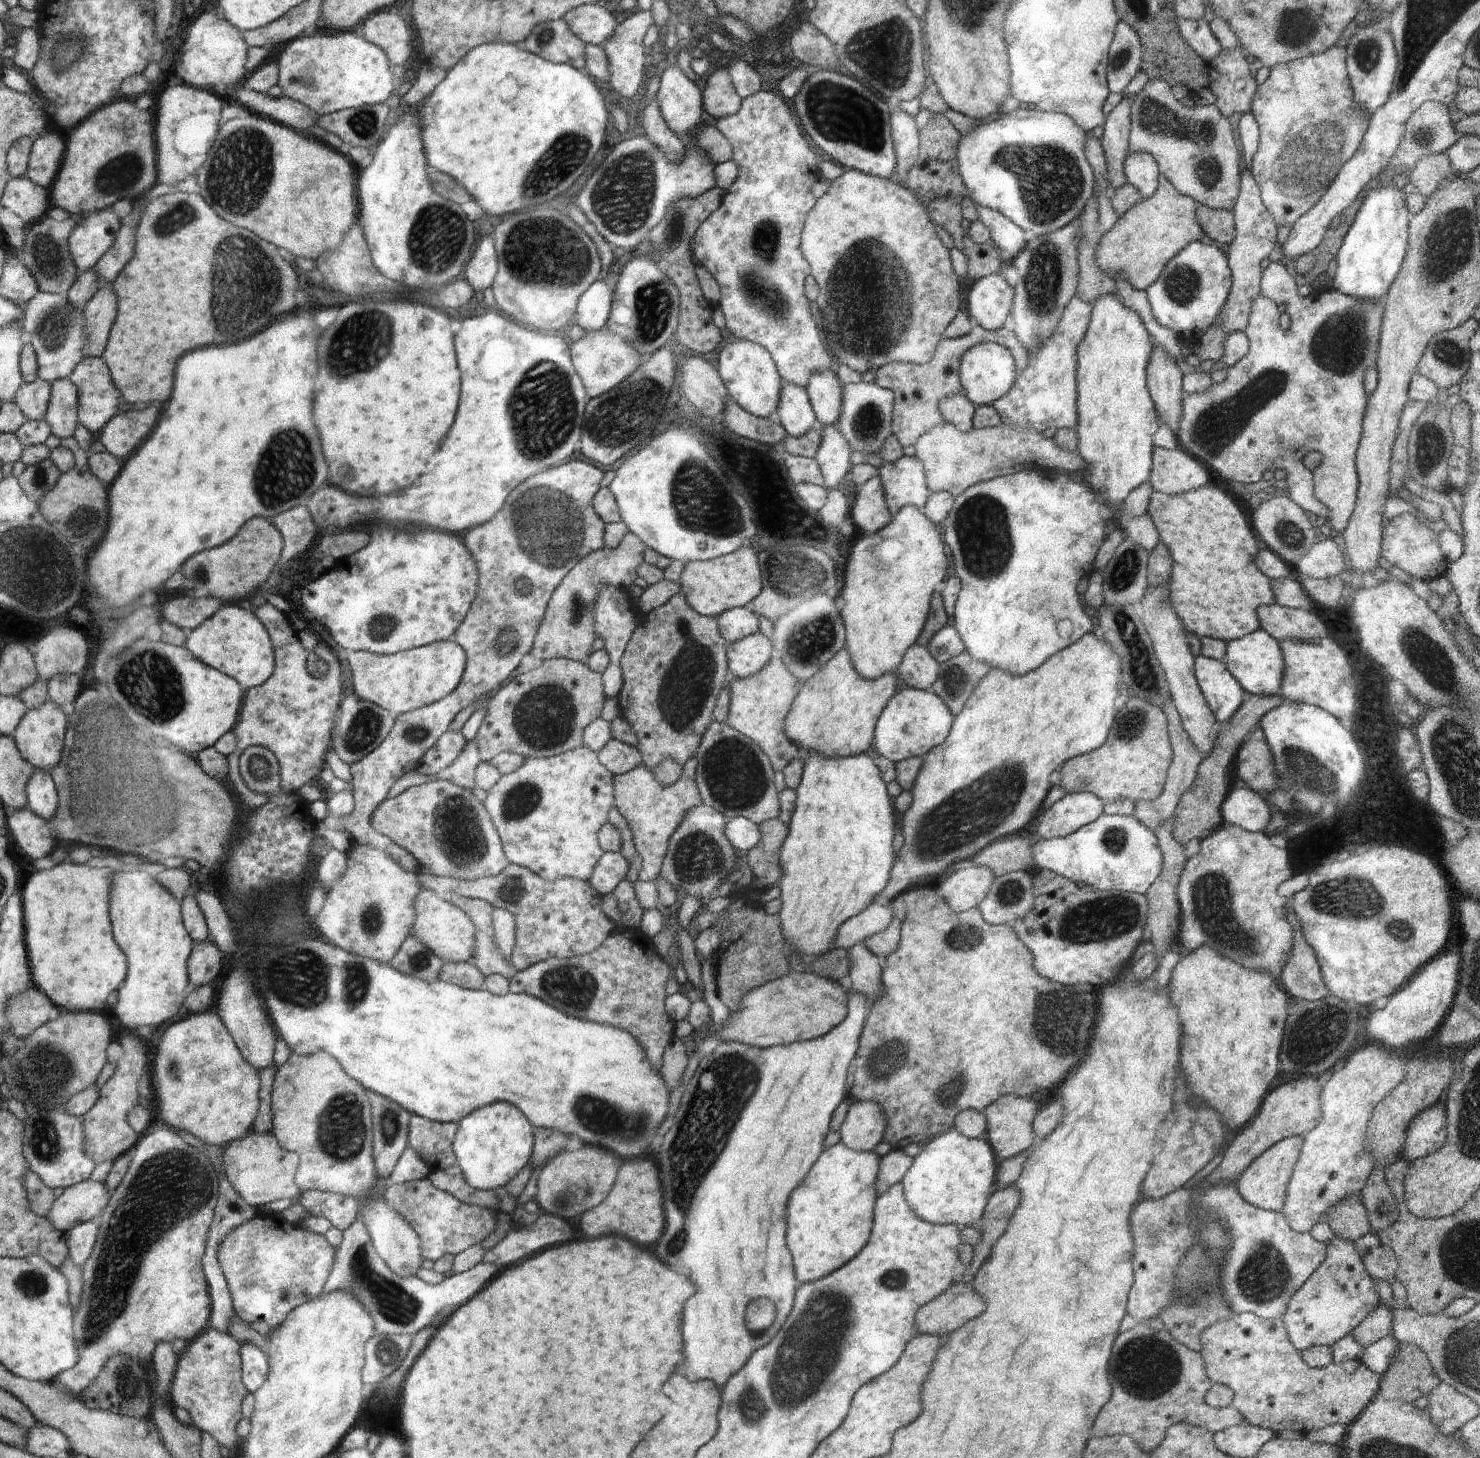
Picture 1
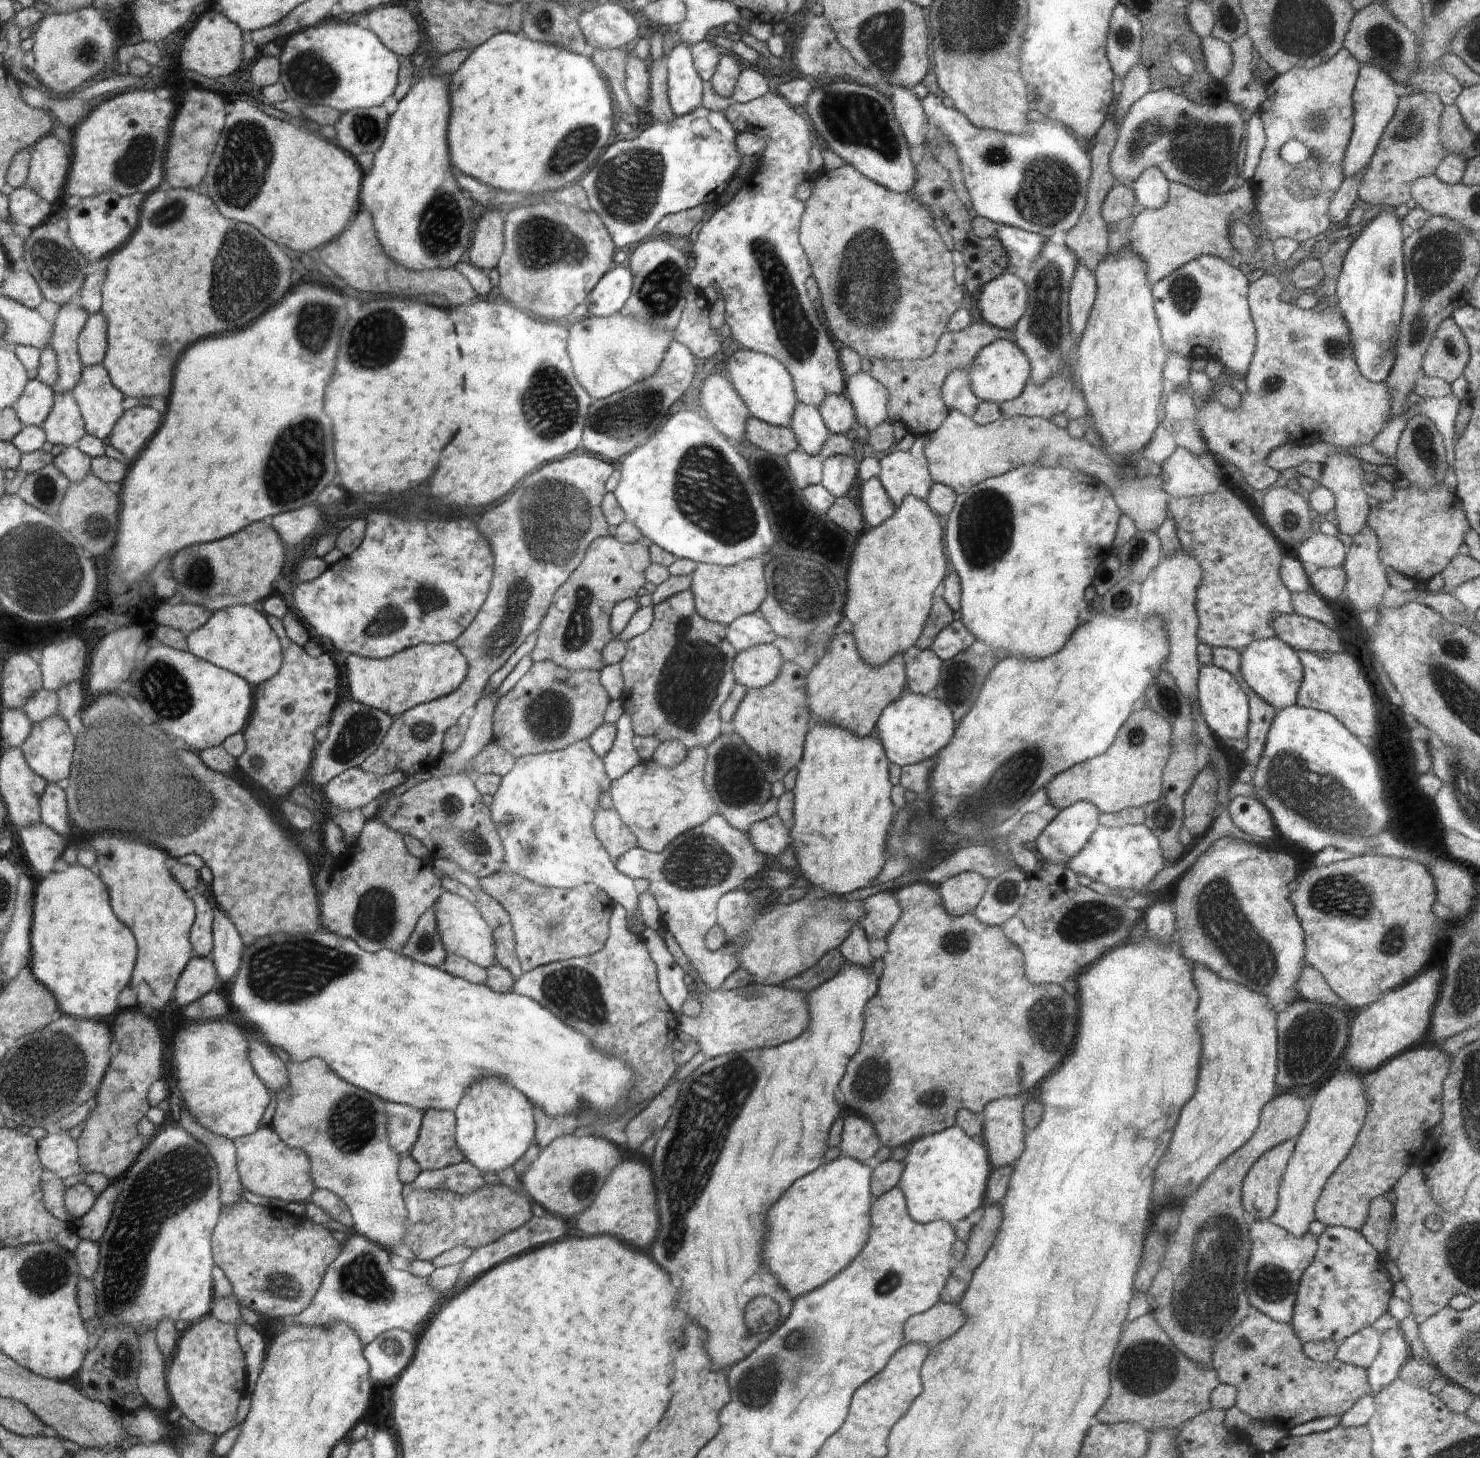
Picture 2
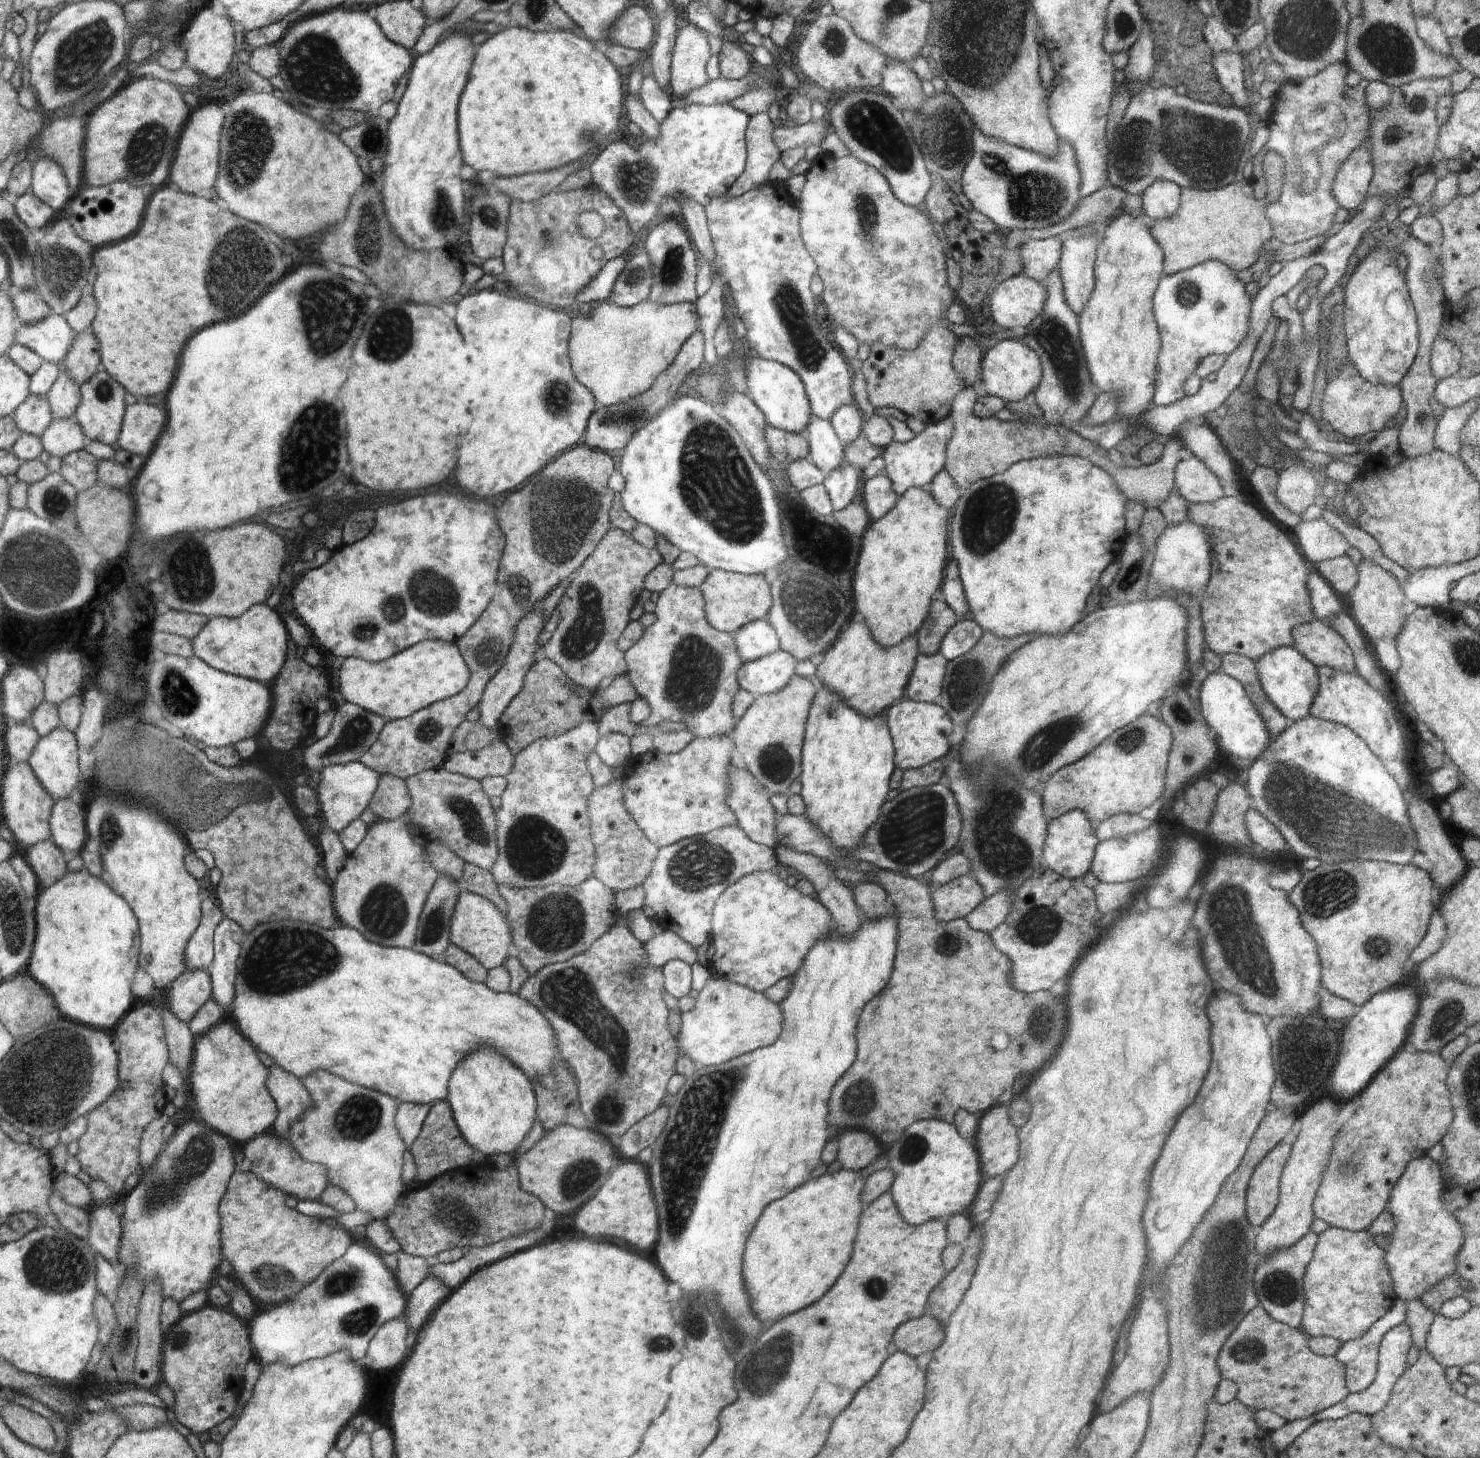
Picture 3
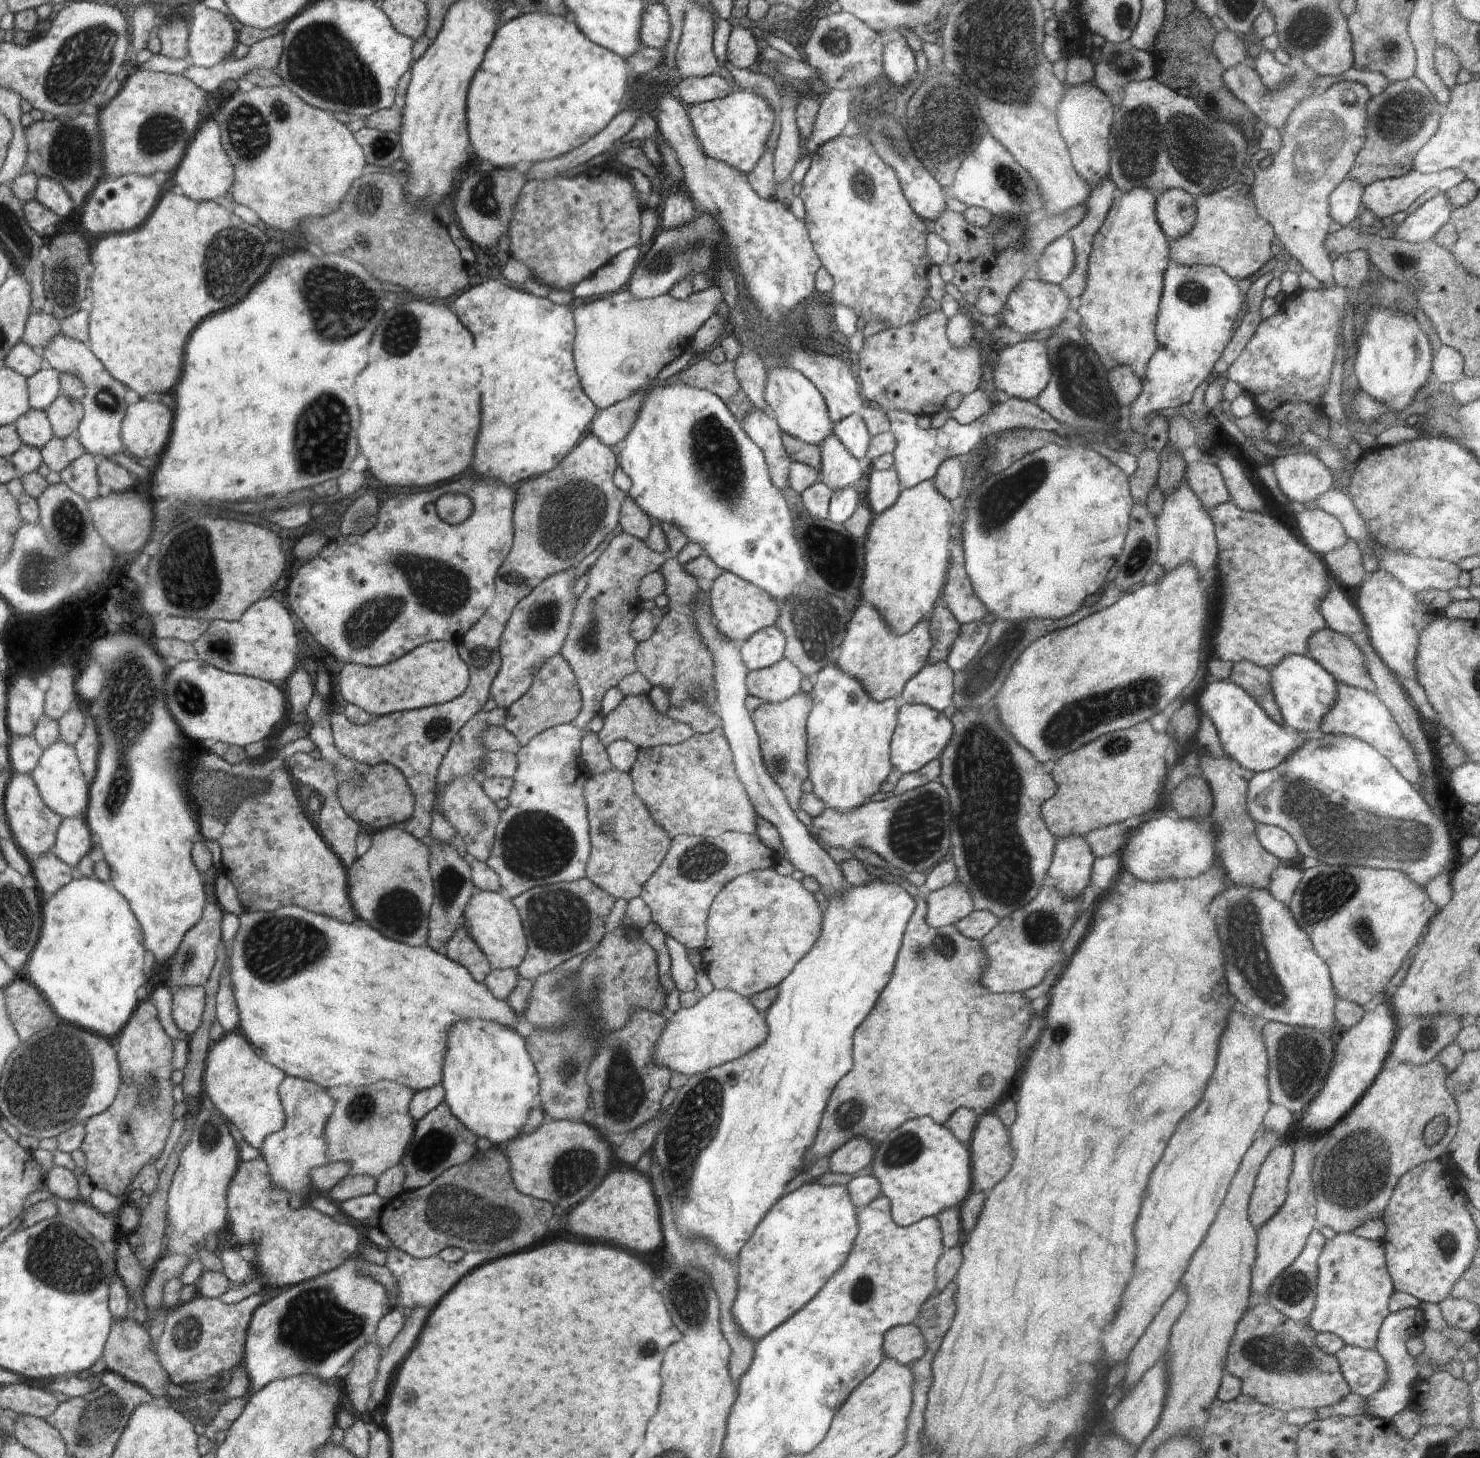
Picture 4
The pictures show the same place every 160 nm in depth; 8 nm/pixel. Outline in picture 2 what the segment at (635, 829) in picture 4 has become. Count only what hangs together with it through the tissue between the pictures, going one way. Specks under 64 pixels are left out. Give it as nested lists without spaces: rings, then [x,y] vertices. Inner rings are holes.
[[[614,808],[599,809],[594,817],[594,829],[596,838],[604,845],[614,864],[631,848],[638,846],[637,836]]]

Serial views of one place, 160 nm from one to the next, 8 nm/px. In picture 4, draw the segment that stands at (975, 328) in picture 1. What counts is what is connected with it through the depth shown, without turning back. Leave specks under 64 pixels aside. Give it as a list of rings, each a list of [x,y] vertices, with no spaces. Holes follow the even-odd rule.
[[[934,311],[899,329],[882,329],[864,342],[862,350],[856,355],[856,366],[860,371],[860,384],[864,398],[878,402],[882,410],[914,413],[916,416],[932,416],[943,410],[946,398],[953,392],[970,395],[978,389],[982,369],[978,344],[955,347],[947,339],[947,316],[941,311]]]

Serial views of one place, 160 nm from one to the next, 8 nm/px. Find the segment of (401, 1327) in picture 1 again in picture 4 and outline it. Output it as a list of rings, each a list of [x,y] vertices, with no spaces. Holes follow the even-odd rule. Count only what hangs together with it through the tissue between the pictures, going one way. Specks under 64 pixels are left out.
[[[356,1255],[323,1275],[286,1287],[282,1294],[267,1300],[254,1312],[248,1331],[247,1359],[243,1364],[249,1376],[249,1395],[276,1379],[292,1379],[300,1375],[316,1375],[330,1382],[344,1372],[356,1352],[372,1342],[378,1324],[391,1310],[391,1300],[382,1283],[356,1271],[359,1259]]]

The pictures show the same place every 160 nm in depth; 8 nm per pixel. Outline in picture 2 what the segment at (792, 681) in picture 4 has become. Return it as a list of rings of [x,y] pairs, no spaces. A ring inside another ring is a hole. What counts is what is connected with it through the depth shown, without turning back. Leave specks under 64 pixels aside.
[[[772,643],[751,646],[736,656],[735,680],[747,689],[766,687],[782,674],[784,662],[780,649]]]

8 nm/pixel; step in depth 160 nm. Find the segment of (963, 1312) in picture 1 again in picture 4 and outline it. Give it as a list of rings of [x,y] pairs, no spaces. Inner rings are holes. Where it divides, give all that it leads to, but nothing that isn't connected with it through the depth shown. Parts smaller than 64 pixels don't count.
[[[915,1324],[892,1327],[883,1342],[886,1357],[909,1365],[922,1359],[927,1352],[927,1347],[923,1331]]]

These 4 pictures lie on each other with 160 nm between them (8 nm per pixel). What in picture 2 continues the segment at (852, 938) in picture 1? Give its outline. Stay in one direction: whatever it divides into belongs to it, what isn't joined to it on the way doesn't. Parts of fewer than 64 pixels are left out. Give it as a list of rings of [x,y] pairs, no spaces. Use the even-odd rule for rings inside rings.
[[[736,889],[727,892],[724,900],[720,900],[720,926],[725,932],[726,944],[735,944],[739,966],[745,968],[753,976],[754,983],[761,985],[782,985],[796,975],[814,967],[824,955],[839,946],[851,934],[851,930],[865,917],[866,909],[863,900],[845,900],[839,896],[814,895],[792,901],[790,904],[770,906],[770,910],[762,912],[758,918],[758,902],[746,890]]]

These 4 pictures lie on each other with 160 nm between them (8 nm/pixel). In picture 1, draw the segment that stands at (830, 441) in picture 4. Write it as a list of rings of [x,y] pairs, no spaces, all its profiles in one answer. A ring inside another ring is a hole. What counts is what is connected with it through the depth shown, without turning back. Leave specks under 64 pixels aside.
[[[783,381],[776,414],[784,430],[793,437],[804,434],[817,423],[806,389],[788,381]]]

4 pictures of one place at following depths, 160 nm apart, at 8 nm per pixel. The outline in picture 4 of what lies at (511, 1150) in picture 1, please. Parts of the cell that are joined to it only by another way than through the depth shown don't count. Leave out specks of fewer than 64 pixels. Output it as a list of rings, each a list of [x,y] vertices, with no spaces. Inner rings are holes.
[[[478,1018],[456,1023],[455,1027],[451,1028],[441,1084],[445,1092],[444,1102],[452,1114],[456,1115],[456,1118],[459,1118],[462,1124],[479,1139],[486,1139],[494,1146],[502,1148],[522,1136],[534,1098],[538,1096],[538,1080],[540,1080],[539,1073],[528,1052],[526,1040],[516,1030],[494,1021]]]

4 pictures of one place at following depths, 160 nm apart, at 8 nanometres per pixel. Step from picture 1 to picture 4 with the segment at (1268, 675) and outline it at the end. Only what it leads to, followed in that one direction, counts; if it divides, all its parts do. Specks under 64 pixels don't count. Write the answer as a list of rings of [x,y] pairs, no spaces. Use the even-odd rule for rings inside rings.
[[[1308,655],[1285,656],[1275,667],[1270,668],[1271,687],[1288,728],[1310,734],[1318,731],[1323,716],[1336,700],[1337,682]]]

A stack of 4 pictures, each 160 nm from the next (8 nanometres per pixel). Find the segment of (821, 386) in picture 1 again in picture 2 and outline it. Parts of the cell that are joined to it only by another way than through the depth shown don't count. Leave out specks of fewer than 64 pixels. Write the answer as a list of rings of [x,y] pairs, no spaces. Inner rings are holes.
[[[846,394],[830,395],[819,411],[830,435],[845,434],[855,426],[855,412]]]

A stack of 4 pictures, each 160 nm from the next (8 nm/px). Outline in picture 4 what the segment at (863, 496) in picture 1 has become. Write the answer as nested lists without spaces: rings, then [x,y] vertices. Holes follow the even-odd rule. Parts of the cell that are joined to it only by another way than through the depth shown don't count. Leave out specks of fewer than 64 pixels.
[[[870,470],[868,477],[868,505],[875,515],[882,515],[887,508],[894,506],[902,494],[902,482],[898,472],[888,470]]]

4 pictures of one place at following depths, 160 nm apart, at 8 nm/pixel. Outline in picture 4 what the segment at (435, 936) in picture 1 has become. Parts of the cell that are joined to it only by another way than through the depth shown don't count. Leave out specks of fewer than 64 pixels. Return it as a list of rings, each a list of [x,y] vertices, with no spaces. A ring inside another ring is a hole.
[[[474,892],[464,912],[465,927],[475,943],[491,960],[493,969],[517,969],[527,954],[527,937],[520,912],[504,892]]]

